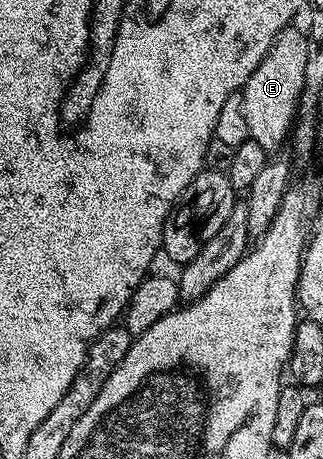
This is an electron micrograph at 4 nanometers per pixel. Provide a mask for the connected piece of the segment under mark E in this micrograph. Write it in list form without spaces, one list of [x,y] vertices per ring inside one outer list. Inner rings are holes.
[[[288,26],[281,30],[281,34],[277,39],[275,39],[272,44],[270,50],[265,54],[265,58],[261,58],[261,62],[257,66],[257,70],[253,70],[253,74],[249,74],[249,78],[247,81],[243,83],[241,89],[241,95],[243,97],[243,105],[245,106],[245,122],[249,122],[249,134],[251,135],[251,139],[256,140],[257,142],[261,142],[261,146],[268,154],[274,153],[276,150],[274,148],[284,147],[285,141],[288,139],[289,133],[293,127],[293,121],[295,119],[295,113],[299,107],[299,95],[303,93],[303,75],[305,74],[305,62],[307,61],[307,38],[304,32],[304,29],[301,27],[295,28],[296,26]]]

